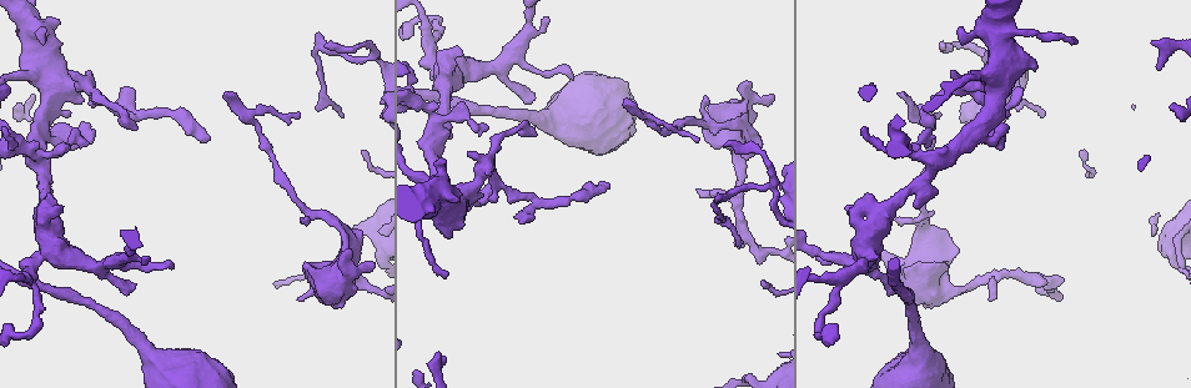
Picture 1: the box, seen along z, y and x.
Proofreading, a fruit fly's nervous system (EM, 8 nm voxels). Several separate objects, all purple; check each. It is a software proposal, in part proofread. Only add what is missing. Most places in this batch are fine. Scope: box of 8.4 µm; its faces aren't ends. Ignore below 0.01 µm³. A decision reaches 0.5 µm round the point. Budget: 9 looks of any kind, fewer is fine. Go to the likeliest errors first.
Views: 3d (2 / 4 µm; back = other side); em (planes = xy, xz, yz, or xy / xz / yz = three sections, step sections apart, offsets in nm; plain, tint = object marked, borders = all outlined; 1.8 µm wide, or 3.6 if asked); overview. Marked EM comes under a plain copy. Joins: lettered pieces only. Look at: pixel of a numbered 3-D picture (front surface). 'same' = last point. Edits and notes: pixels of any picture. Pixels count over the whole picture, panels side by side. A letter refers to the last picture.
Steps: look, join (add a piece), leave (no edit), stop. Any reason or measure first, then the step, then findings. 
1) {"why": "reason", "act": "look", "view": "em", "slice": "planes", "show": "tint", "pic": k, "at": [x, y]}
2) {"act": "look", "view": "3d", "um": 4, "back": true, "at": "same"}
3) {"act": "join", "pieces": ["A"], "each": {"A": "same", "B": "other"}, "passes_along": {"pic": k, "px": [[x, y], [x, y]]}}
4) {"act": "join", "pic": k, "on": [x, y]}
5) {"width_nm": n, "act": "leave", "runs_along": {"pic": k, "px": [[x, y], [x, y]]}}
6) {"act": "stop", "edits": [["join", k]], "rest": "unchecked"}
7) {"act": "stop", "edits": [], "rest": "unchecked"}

{"why": "tapers out", "act": "look", "view": "em", "slice": "yz", "step": 16, "show": "borders", "pic": 1, "at": [1161, 69]}

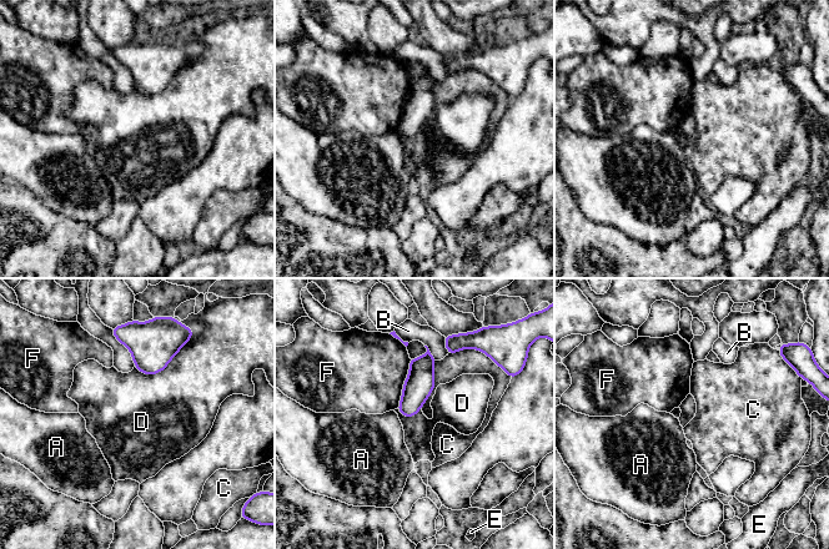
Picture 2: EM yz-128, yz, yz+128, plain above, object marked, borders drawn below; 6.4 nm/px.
{"why": "cut it another way", "act": "look", "view": "em", "slice": "planes", "show": "borders", "at": "same"}

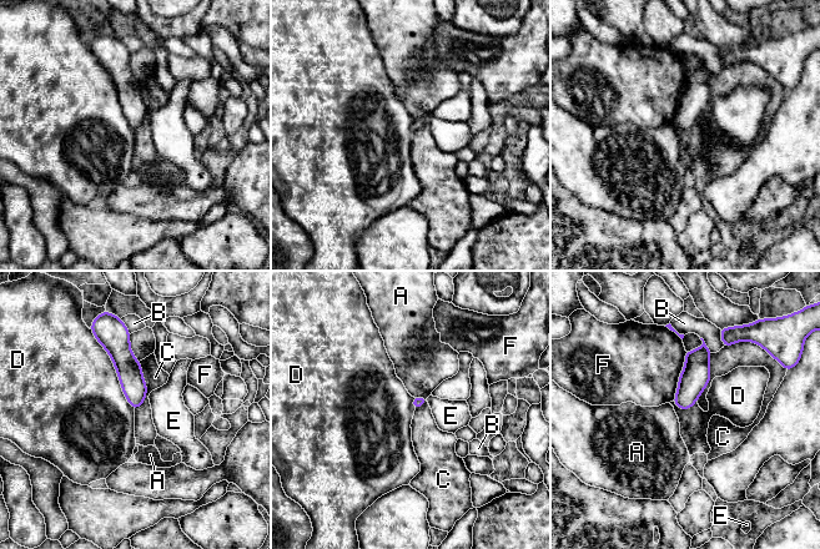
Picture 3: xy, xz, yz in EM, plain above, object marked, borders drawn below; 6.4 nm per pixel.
{"act": "leave", "each": {"A": "other", "B": "other", "C": "other", "D": "other", "E": "other", "F": "other"}, "runs_along": {"pic": 3, "px": [[125, 336], [124, 361], [135, 404]]}, "found": "none of them fits"}

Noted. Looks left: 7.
{"why": "branch stops here", "act": "look", "view": "3d", "um": 2, "pic": 1, "at": [739, 244]}

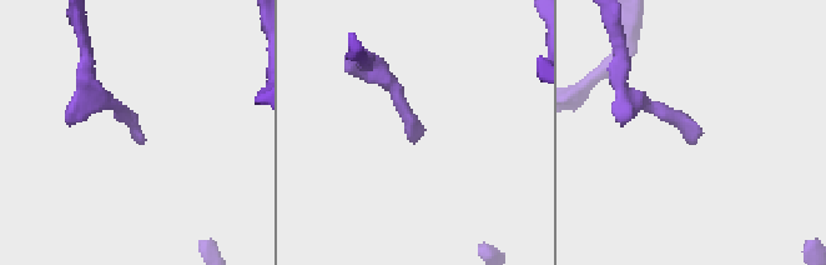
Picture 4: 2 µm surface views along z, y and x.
{"why": "shape alone is not enough", "act": "look", "view": "em", "slice": "planes", "show": "tint", "pic": 4, "at": [701, 132]}

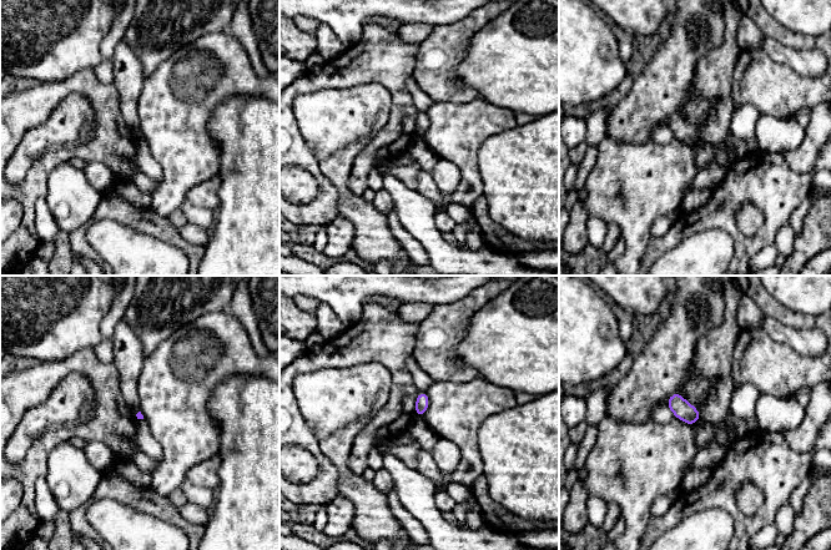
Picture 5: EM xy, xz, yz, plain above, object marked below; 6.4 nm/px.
{"act": "look", "view": "em", "slice": "planes", "show": "borders", "at": "same"}

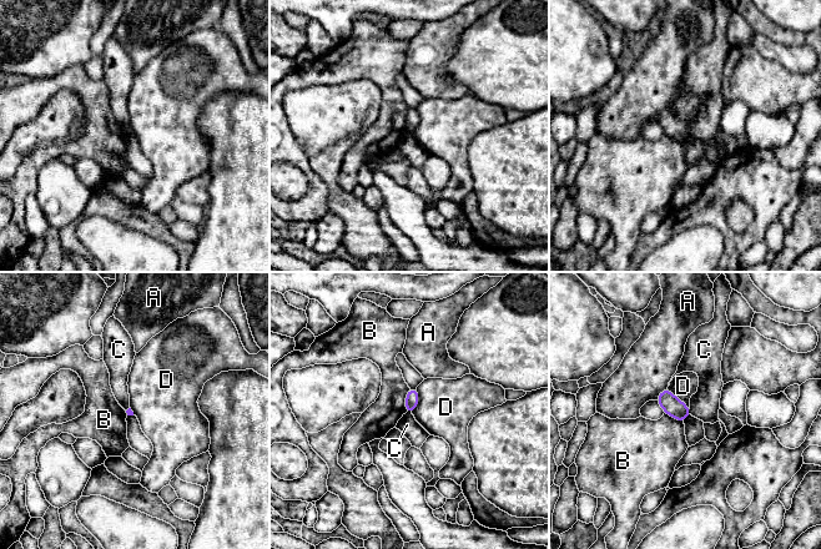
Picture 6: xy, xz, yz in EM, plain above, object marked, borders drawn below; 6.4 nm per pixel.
{"longest_contact_nm": ["D", 160], "act": "leave", "each": {"A": "other", "B": "other", "C": "other", "D": "other"}, "border": {"pic": 6, "px": [[406, 412], [411, 413]]}, "found": "no lettered piece goes on from it"}

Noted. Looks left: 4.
{"why": "thin neck", "act": "look", "view": "3d", "um": 4, "pic": 1, "at": [47, 108]}

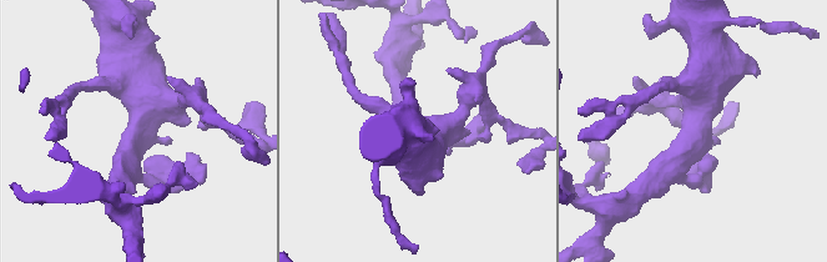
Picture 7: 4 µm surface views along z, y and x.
{"arms": 4, "act": "look", "view": "em", "um": 3.6, "slice": "xy", "step": 16, "show": "tint", "pic": 7, "at": [137, 132]}

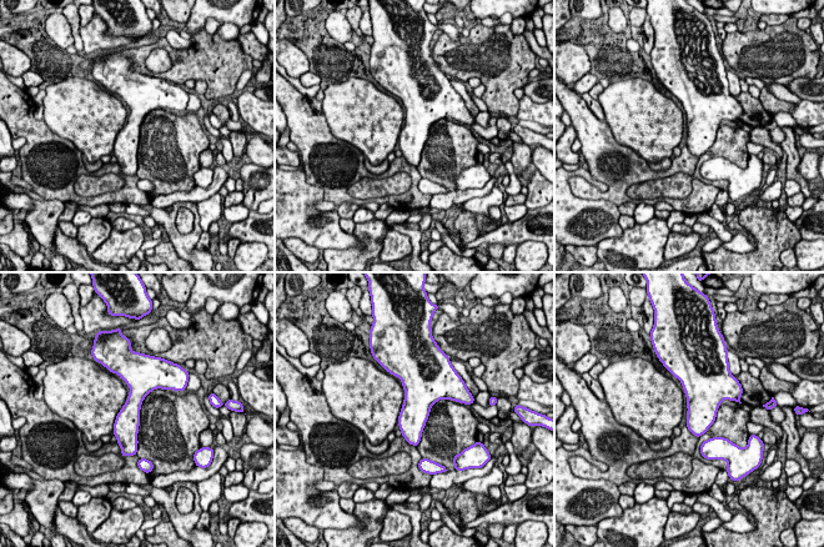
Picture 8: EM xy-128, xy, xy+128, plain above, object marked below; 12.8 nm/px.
{"act": "look", "view": "em", "um": 3.6, "slice": "xy", "step": 16, "show": "borders", "at": "same"}

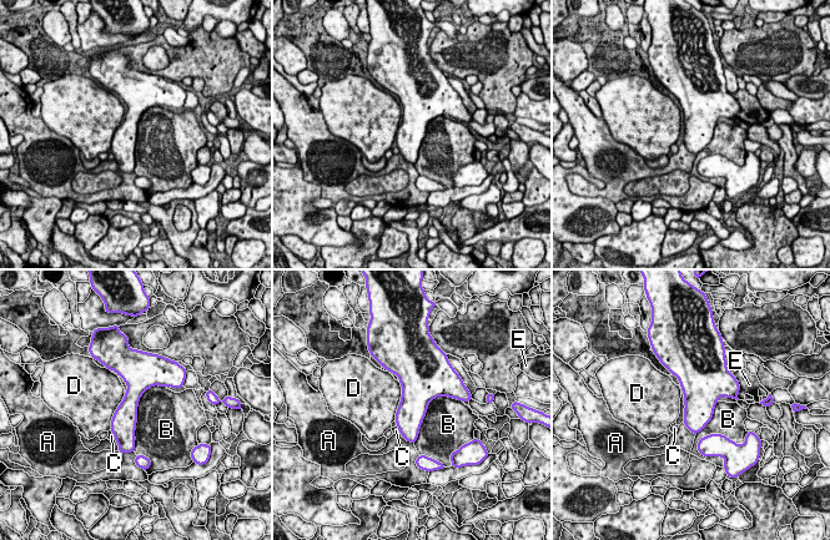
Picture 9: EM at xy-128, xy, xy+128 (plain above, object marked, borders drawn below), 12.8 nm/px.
{"act": "leave", "each": {"A": "other", "B": "other", "C": "other", "D": "other", "E": "other"}, "border": {"pic": 9, "px": [[166, 385], [141, 395], [132, 450]]}, "found": "none of them fits"}

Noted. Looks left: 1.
{"act": "stop", "edits": [], "rest": "unchecked"}

